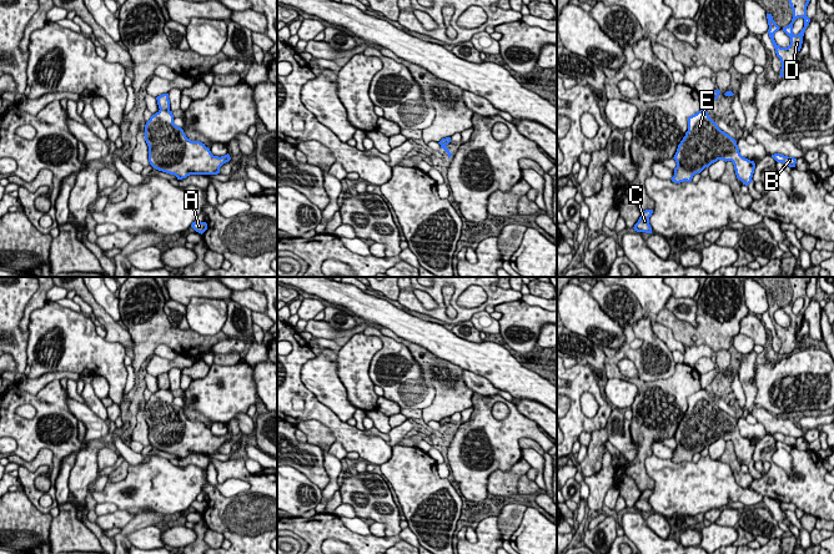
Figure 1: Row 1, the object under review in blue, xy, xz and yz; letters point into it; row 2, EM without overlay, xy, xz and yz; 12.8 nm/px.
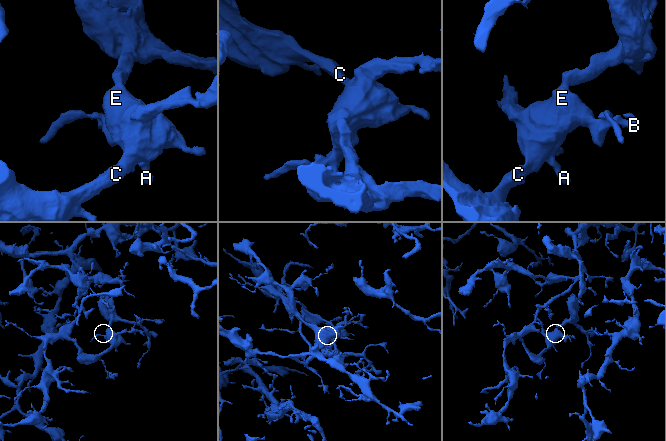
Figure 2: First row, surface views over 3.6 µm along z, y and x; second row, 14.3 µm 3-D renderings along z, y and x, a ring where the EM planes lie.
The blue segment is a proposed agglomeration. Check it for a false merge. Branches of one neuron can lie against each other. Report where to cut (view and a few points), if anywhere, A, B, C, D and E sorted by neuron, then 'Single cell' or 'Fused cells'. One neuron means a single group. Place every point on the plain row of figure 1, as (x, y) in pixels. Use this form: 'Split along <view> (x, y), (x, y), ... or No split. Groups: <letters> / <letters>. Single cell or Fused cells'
Split along xy (160, 388), (169, 389). Groups: A B C E / D. Fused cells

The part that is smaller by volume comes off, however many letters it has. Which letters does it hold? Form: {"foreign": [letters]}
{"foreign": ["D"]}

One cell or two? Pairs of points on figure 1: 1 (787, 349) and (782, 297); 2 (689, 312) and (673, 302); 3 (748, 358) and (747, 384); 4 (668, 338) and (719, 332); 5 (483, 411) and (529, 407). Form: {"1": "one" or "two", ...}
{"1": "one", "2": "one", "3": "one", "4": "two", "5": "two"}

